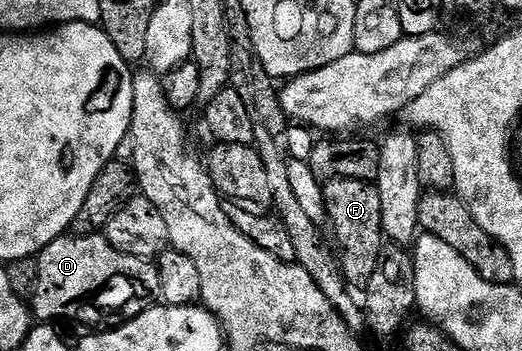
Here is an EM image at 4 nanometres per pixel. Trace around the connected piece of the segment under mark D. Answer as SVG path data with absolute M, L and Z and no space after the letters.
M68 233L54 239L37 256L37 285L29 306L39 321L67 319L83 310L91 311L98 303L111 303L118 295L131 294L140 308L154 307L160 302L161 277L152 260L129 257L109 245L106 234L76 235Z

